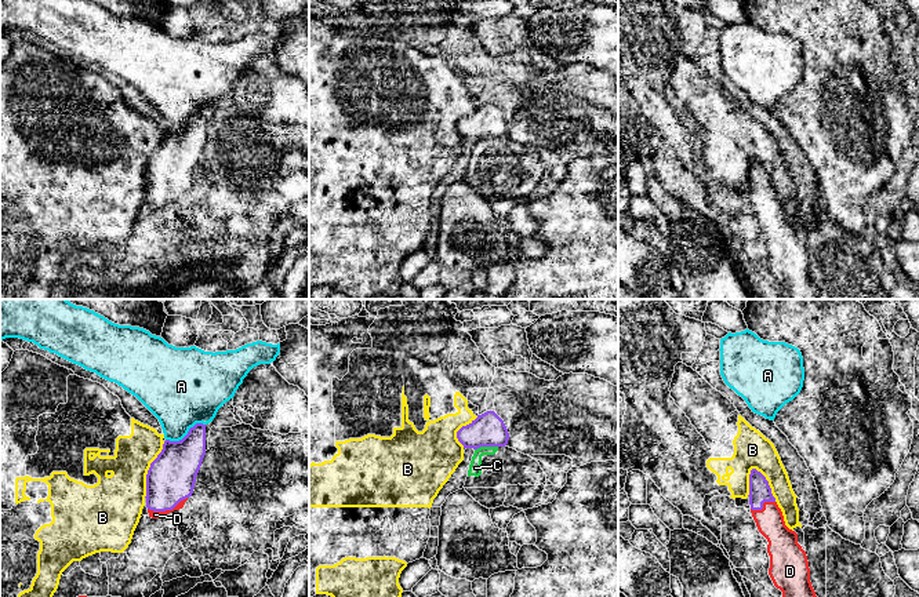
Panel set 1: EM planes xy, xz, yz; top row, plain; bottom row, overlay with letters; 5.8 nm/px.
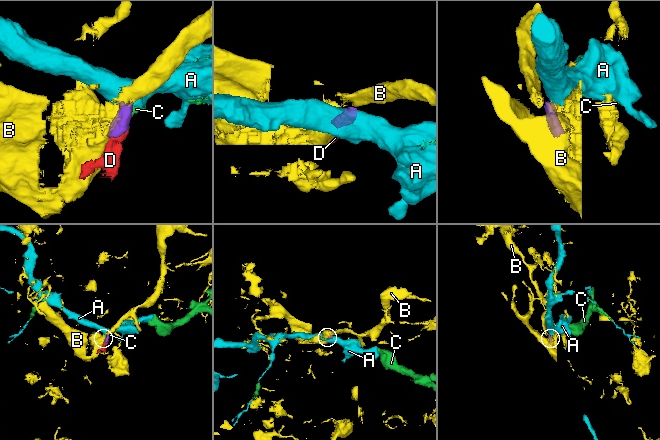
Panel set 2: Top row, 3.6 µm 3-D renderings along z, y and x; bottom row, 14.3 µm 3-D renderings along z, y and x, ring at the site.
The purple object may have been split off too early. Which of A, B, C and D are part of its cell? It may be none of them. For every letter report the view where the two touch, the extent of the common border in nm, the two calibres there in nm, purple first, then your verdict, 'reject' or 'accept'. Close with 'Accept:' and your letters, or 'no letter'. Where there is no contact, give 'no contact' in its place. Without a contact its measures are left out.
A: xy | 260 nm | 280/420 nm | reject
B: yz | 240 nm | 130/220 nm | reject
C: xz | 140 nm | 190/80 nm | reject
D: xy | 240 nm | 280/50 nm | accept
Accept: D

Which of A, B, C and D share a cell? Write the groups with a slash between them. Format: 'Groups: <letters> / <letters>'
Groups: A C / B / D

